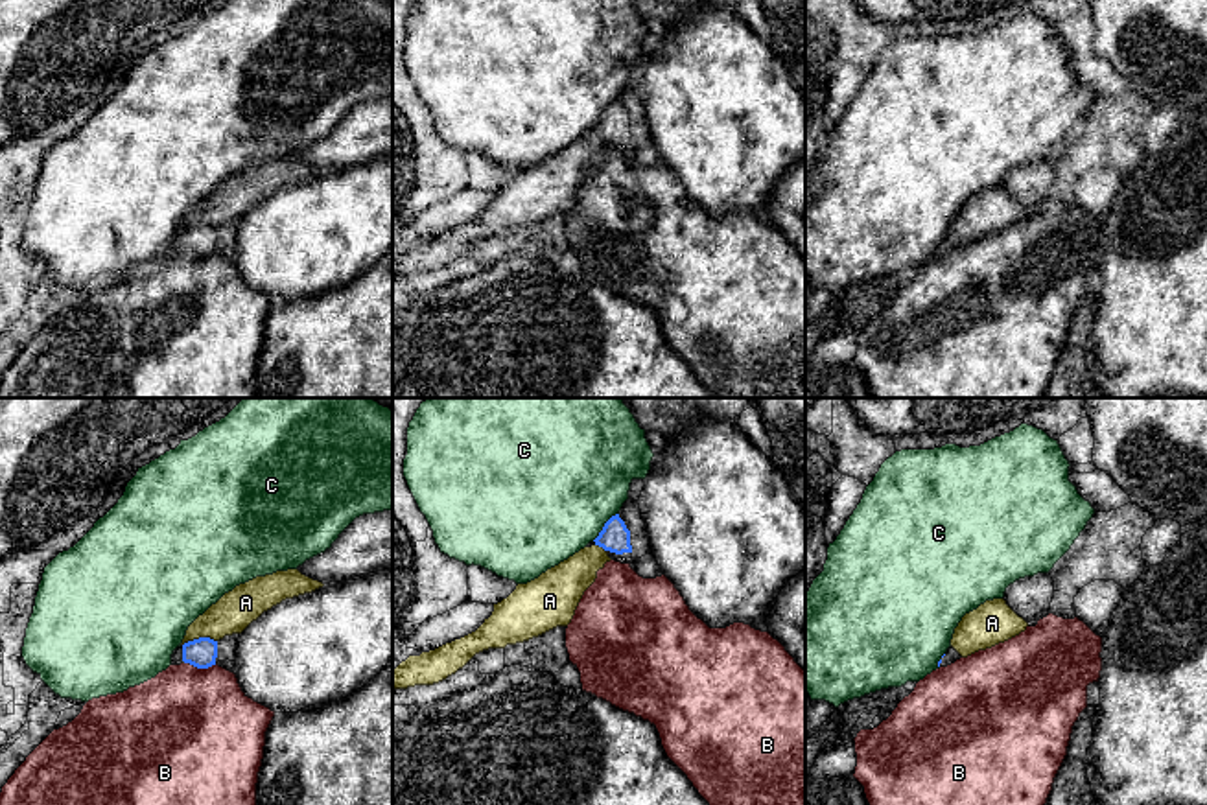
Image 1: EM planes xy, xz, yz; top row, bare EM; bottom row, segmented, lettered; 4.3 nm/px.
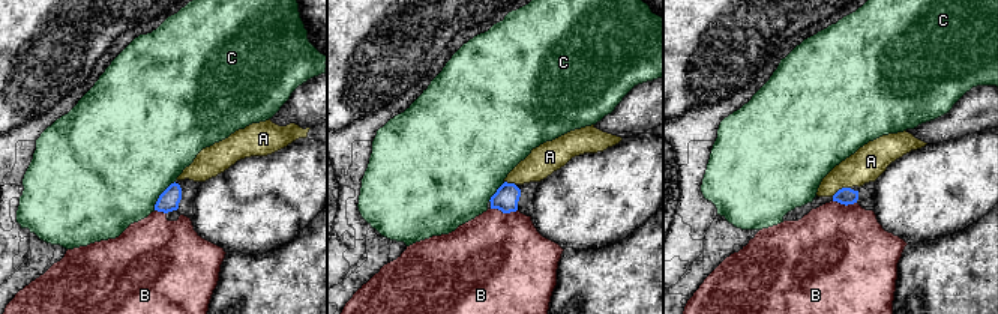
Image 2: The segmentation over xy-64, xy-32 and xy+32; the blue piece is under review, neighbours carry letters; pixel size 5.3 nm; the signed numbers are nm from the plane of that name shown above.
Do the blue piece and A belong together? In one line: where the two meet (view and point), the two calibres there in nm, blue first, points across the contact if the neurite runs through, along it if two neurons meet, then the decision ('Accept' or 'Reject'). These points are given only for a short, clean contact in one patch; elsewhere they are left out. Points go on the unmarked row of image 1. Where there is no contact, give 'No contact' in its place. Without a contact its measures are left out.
Touches blue at xy (199, 225). Thickness 130 nm (blue) against 170 nm. Accept

